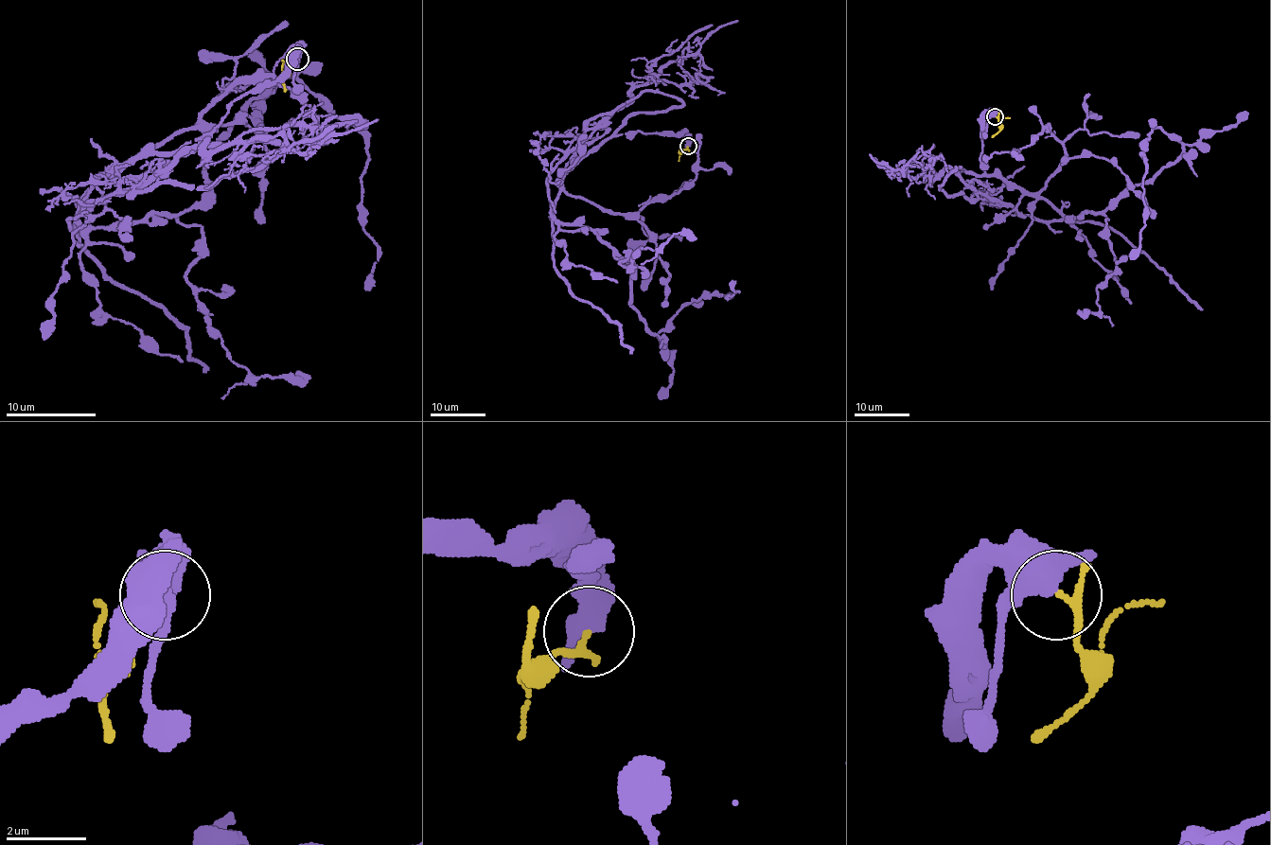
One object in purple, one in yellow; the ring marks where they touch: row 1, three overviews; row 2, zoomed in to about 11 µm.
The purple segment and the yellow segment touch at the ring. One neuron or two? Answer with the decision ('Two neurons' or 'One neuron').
Two neurons

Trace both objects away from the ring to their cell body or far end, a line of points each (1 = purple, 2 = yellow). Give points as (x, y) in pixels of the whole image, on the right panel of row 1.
1: (996, 116), (987, 174), (1071, 220), (1146, 184), (1182, 144), (1159, 128), (1146, 141), (1129, 258)
2: (996, 116), (999, 131), (991, 137)

